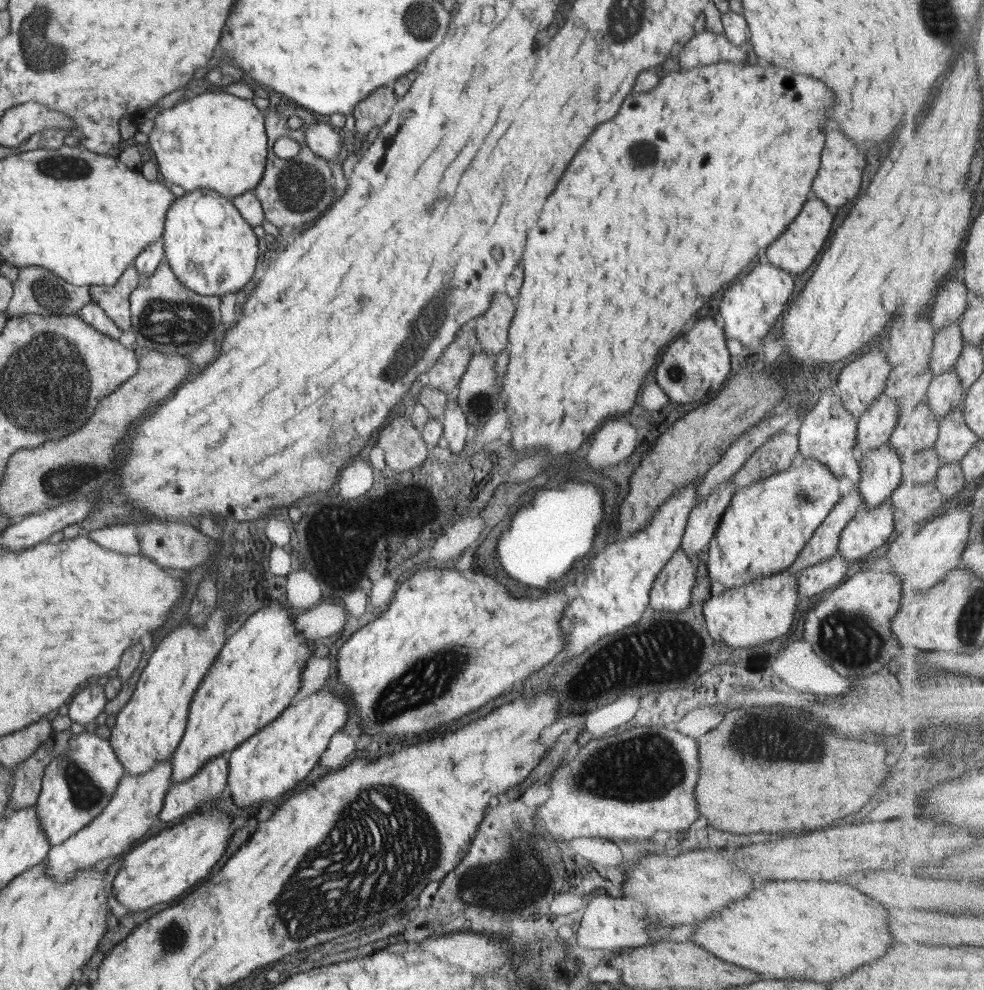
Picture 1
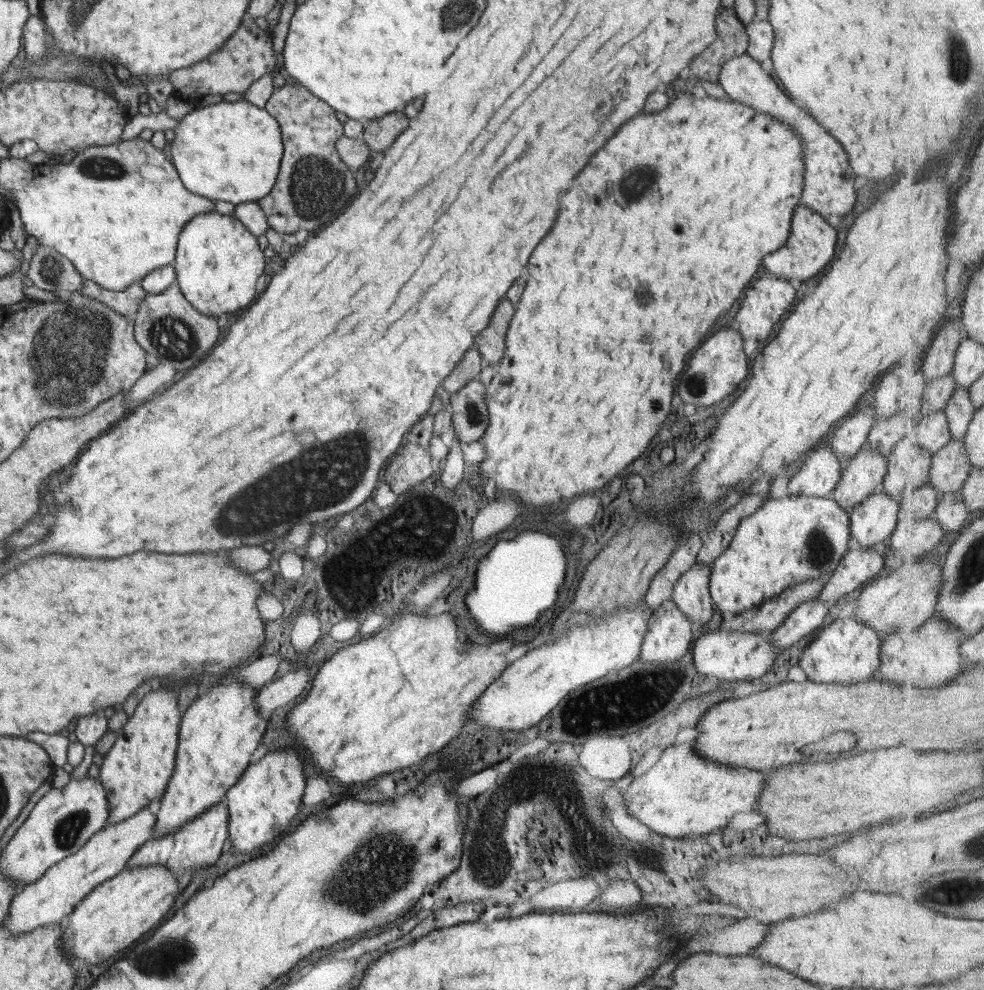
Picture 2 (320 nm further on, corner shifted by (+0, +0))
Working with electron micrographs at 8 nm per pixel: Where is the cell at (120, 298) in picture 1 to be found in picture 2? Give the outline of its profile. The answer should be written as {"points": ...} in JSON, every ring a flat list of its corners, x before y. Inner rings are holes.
{"points":[[85,280,80,292,87,297,104,303,112,310,126,317,132,318,138,310,139,304,147,295,141,283,135,282,124,291,109,291,96,284,93,280]]}

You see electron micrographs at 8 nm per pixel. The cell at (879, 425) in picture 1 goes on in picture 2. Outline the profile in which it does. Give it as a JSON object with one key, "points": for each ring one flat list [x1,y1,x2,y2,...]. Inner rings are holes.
{"points":[[866,444,843,467,831,496,848,513,869,494,880,488,887,473,887,459]]}

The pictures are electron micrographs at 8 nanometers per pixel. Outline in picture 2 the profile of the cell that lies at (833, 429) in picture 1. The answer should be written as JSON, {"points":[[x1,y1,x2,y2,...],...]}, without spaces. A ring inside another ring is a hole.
{"points":[[818,445,805,458,800,471,788,482,789,494,831,496,840,480,843,466,831,446]]}

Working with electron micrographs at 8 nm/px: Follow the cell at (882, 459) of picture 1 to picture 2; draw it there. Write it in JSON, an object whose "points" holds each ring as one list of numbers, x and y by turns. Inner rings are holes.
{"points":[[878,488,849,513,851,535,861,548,887,548,899,515,898,501]]}

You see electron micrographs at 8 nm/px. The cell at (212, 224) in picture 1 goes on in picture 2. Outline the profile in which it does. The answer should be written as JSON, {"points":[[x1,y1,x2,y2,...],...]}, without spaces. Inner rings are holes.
{"points":[[214,211,199,214,184,225,182,233,178,236,173,265,177,274,177,285,185,299,198,312,219,318,223,314,236,312,236,310,252,304,252,300,256,298,256,290,258,290,256,288,258,278,264,274,265,259,264,253,258,245,257,237,248,231,238,217]]}

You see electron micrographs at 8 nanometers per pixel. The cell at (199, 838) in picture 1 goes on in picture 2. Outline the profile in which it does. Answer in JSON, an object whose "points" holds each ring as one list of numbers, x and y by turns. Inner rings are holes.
{"points":[[151,864,123,870,87,894,65,918,62,923,62,946,74,956,81,969,86,964,88,970,87,964,110,960,124,948,136,945,164,918,178,894,178,881,165,866]]}

